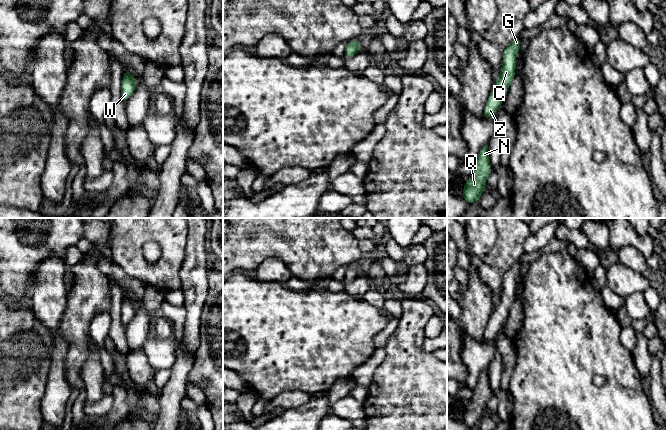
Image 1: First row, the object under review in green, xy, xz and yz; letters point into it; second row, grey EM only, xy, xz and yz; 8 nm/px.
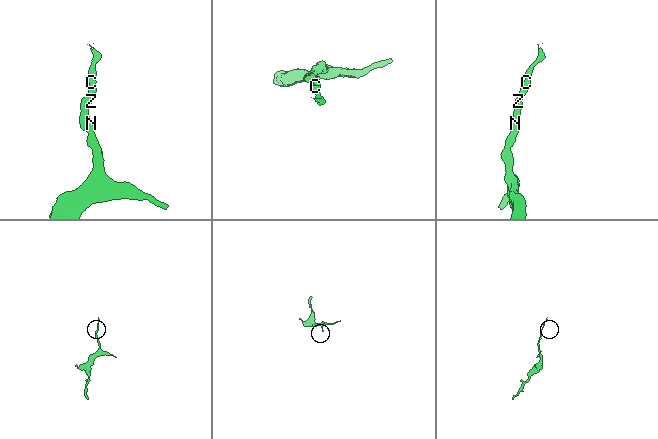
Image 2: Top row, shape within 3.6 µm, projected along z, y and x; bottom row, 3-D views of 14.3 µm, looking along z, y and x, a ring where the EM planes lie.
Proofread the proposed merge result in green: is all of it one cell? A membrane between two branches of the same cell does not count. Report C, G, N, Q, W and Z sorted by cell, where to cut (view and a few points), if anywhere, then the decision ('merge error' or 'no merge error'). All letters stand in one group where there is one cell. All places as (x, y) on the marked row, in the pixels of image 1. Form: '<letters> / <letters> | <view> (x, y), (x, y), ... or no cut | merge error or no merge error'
C G N Q W Z | no cut | no merge error

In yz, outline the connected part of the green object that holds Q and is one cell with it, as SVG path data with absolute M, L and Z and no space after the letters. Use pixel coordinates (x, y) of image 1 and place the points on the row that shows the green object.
M487 144L479 153L473 175L469 178L468 182L464 184L462 197L468 204L478 201L481 194L485 191L485 183L491 169Z

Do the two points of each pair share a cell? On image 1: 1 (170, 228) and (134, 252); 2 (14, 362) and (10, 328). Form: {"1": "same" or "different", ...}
{"1": "same", "2": "same"}

